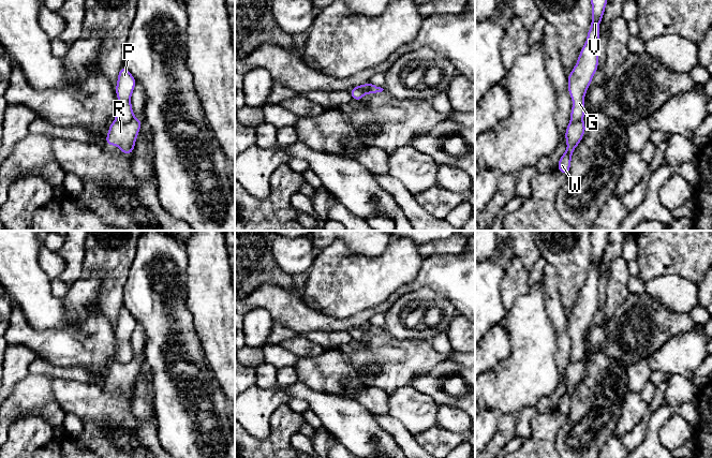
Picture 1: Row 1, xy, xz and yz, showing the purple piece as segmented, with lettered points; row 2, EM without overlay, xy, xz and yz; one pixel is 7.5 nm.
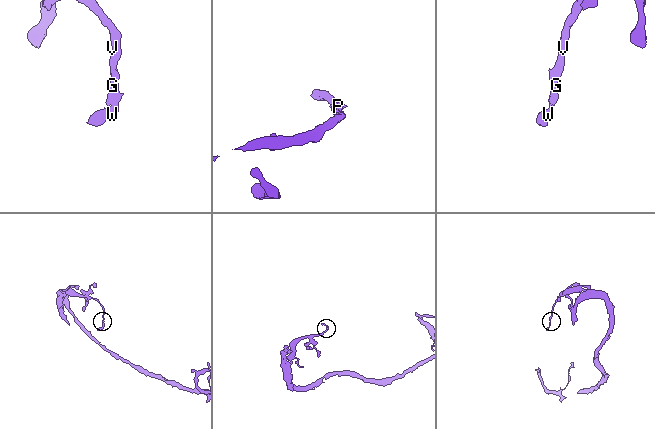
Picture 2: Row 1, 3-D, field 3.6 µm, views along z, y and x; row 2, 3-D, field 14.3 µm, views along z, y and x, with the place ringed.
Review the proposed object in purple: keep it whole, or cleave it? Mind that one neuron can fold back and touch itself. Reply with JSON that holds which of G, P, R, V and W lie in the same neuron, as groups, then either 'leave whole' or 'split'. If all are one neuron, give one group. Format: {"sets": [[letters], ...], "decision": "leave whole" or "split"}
{"sets": [["G", "P", "V"], ["R", "W"]], "decision": "split"}

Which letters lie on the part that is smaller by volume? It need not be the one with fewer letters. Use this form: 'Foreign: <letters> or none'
Foreign: R, W

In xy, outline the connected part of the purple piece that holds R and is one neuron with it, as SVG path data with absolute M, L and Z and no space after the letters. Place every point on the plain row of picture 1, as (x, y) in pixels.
M136 357L128 364L115 360L109 366L105 382L108 386L117 385L122 394L130 396L134 390L142 365L143 360L137 360Z

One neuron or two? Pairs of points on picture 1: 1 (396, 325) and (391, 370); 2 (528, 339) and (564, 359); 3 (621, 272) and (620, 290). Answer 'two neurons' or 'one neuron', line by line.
1: two neurons
2: two neurons
3: one neuron

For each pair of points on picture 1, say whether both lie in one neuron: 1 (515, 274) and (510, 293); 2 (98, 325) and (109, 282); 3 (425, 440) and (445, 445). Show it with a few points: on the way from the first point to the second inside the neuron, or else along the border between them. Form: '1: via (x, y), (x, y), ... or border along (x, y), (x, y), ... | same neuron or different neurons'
1: via (515, 278), (512, 289) | same neuron
2: border along (90, 310), (102, 313), (115, 327) | different neurons
3: via (430, 440), (440, 442) | same neuron

